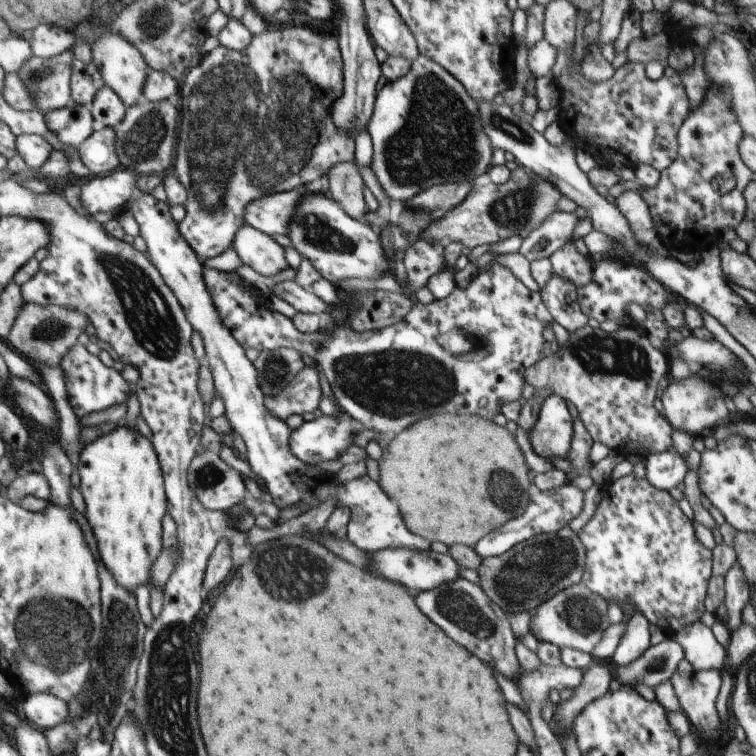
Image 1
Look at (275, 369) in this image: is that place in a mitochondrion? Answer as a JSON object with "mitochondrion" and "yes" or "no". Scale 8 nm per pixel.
{"mitochondrion":"yes"}

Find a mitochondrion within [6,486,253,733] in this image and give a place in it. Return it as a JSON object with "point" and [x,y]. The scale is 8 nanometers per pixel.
{"point":[56,635]}

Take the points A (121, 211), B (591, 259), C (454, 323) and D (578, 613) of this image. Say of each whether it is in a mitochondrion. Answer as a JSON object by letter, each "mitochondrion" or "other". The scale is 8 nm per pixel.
{"A":"other","B":"other","C":"other","D":"mitochondrion"}

